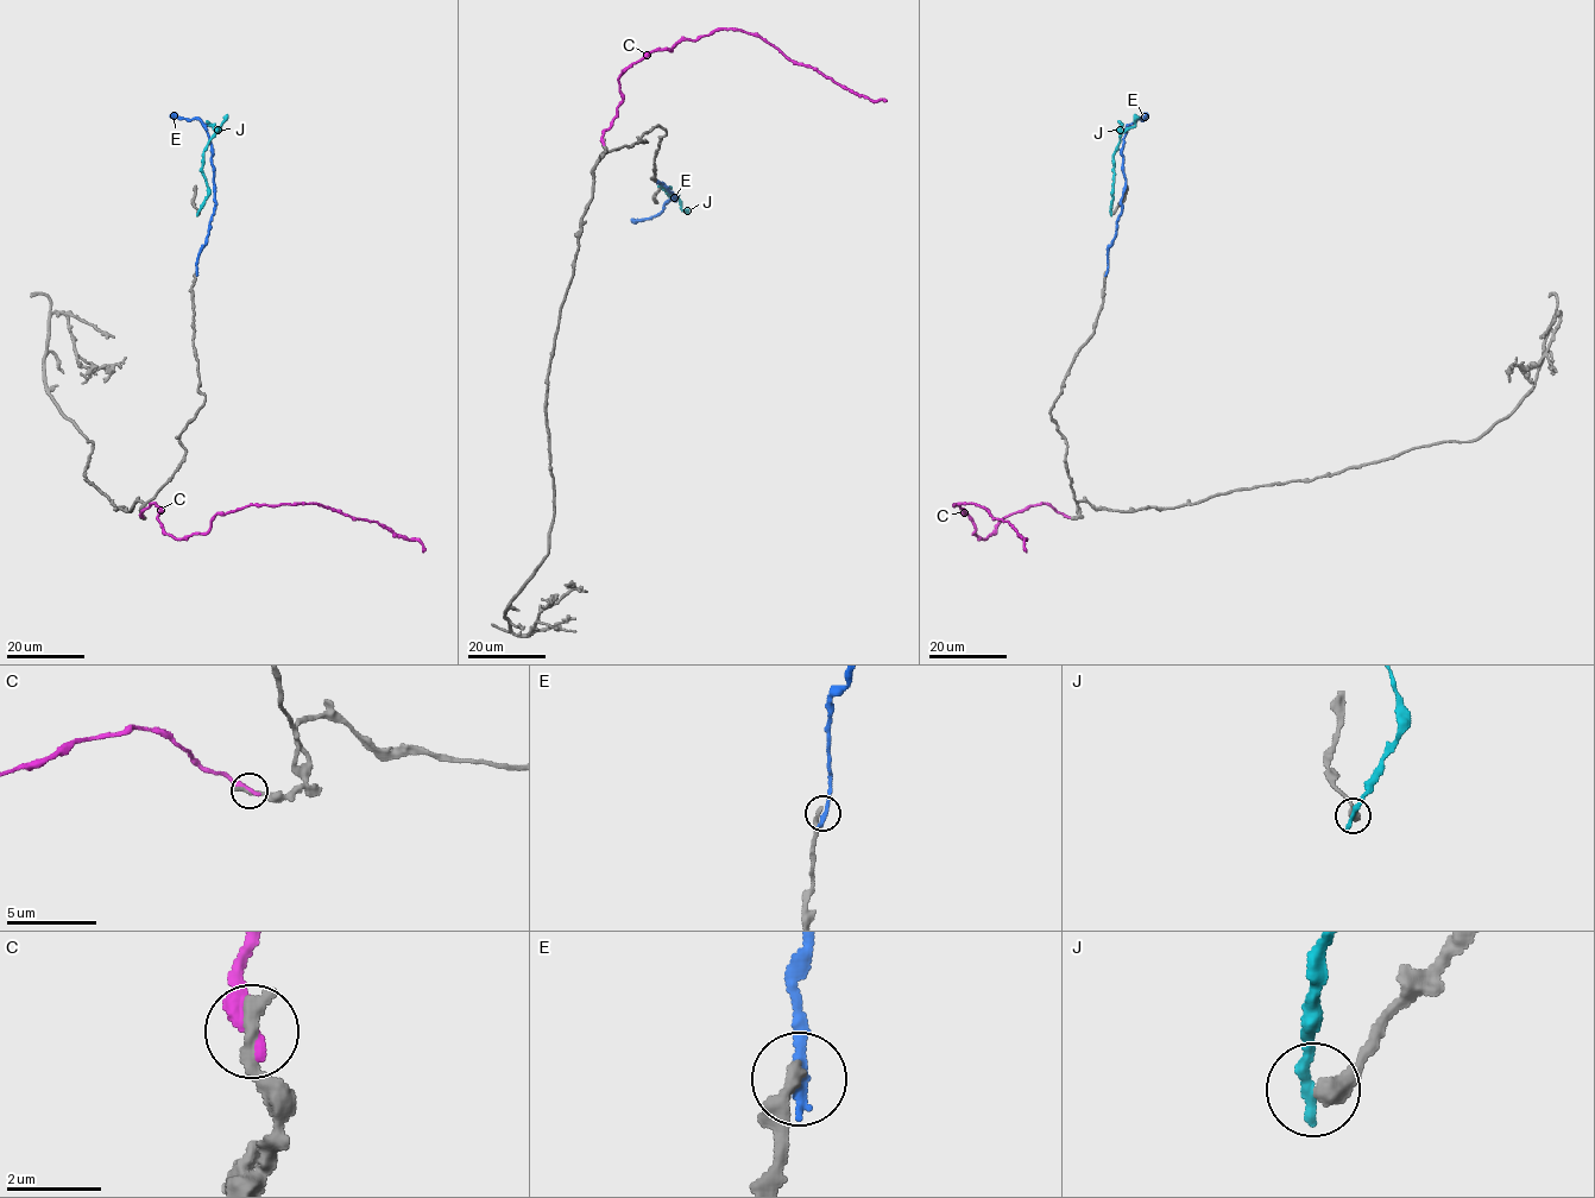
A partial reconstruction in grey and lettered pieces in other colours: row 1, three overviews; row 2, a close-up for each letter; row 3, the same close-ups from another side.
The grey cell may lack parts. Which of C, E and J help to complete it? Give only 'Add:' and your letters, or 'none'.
Add: none

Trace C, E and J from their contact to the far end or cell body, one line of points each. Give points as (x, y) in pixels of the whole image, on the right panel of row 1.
C: (1067, 516), (1033, 504), (982, 538), (954, 504), (972, 503), (1008, 521), (1026, 552)
E: (1107, 272), (1108, 250), (1115, 235), (1124, 185), (1123, 139), (1126, 130), (1143, 118)
J: (1111, 213), (1114, 153), (1120, 134), (1135, 125), (1134, 114)

